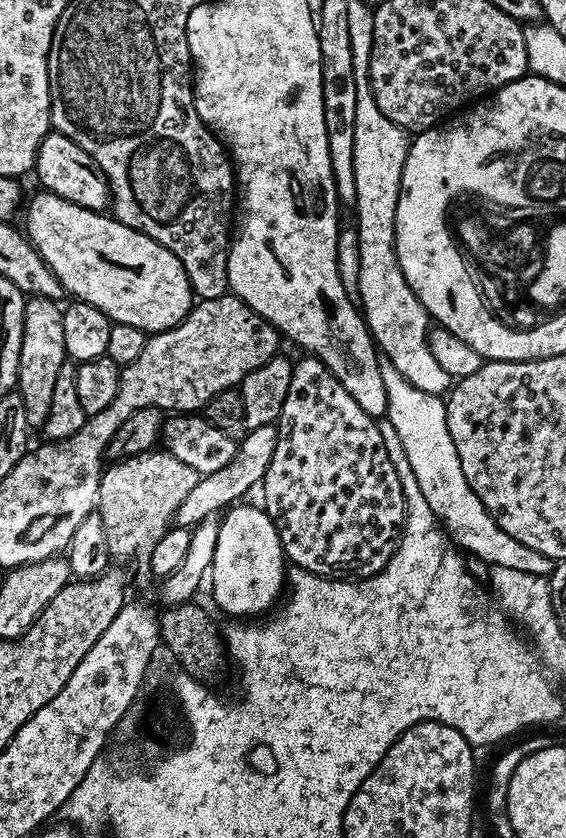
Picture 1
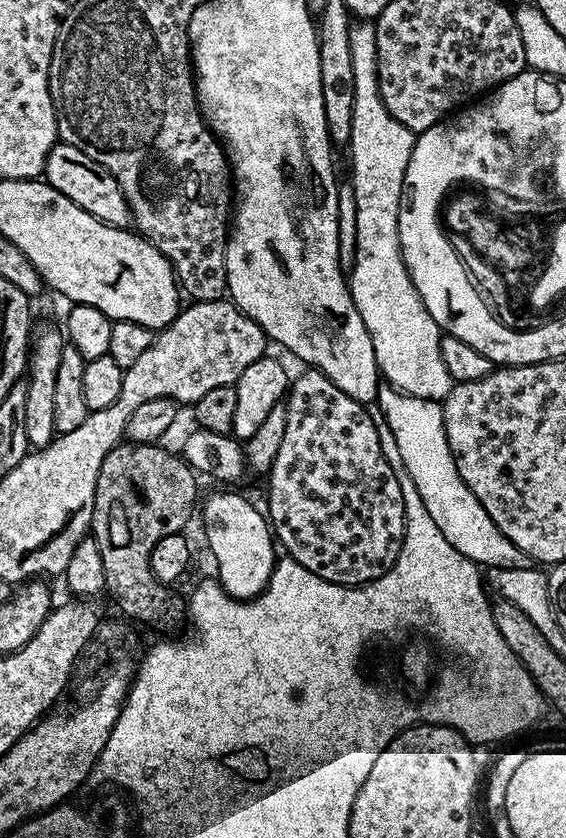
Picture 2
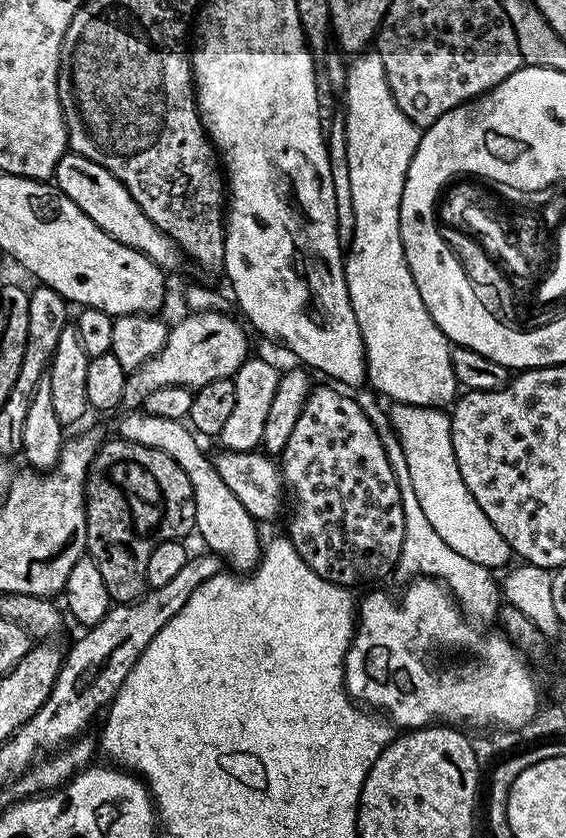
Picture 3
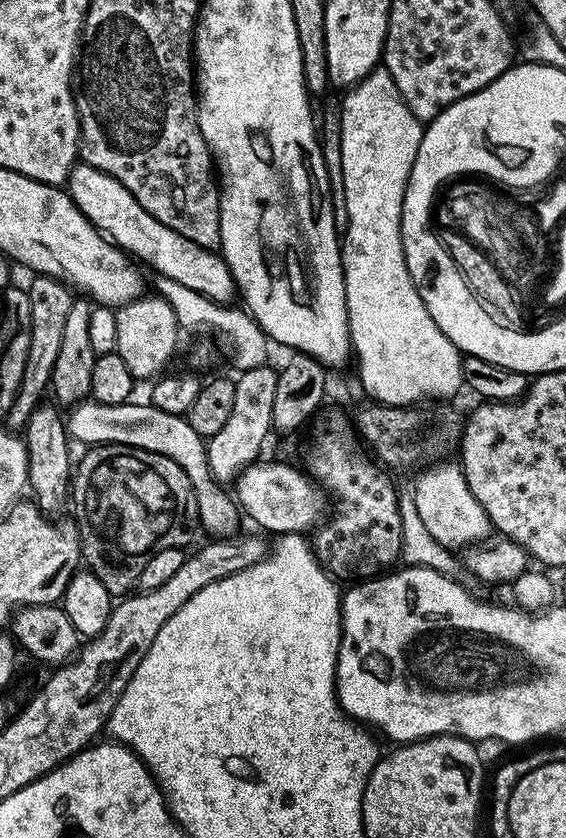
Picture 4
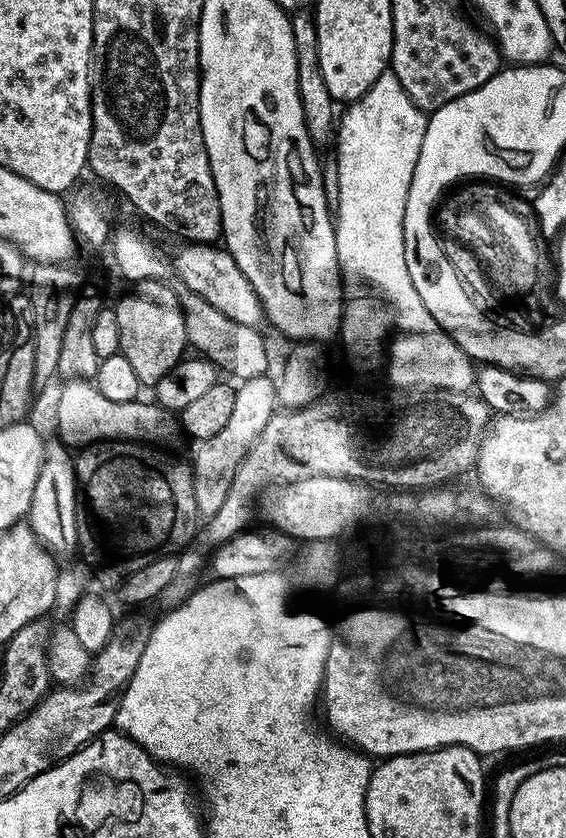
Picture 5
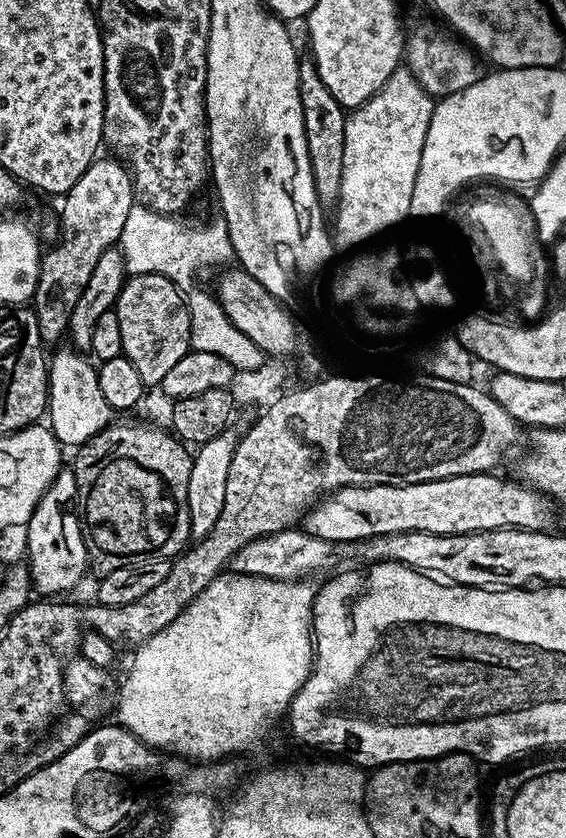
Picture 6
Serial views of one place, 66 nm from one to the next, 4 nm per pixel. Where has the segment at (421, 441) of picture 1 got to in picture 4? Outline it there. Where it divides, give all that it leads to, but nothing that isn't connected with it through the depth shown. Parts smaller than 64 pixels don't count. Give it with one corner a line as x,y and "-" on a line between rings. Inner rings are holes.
437,462
423,469
417,476
420,477
416,480
414,495
418,514
422,514
422,523
426,525
426,530
434,534
434,538
442,547
463,550
469,544
479,544
493,535
490,518
474,498
459,463

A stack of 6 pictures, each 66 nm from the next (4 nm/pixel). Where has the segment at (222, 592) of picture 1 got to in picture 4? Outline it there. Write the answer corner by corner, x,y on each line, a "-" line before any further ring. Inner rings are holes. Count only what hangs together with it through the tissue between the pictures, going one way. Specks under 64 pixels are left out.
81,402
67,413
66,427
68,435
73,441
81,440
84,446
97,444
121,444
131,448
150,450
154,454
162,454
170,458
170,462
178,462
190,478
190,486
196,495
196,509
200,512
199,527
204,528
212,538
228,538
237,531
241,513
238,504
231,495
228,496
223,487
212,479
212,471
208,465
205,437
190,426
190,422
184,416
166,414
166,410
156,408
151,402
136,404
98,404
95,402

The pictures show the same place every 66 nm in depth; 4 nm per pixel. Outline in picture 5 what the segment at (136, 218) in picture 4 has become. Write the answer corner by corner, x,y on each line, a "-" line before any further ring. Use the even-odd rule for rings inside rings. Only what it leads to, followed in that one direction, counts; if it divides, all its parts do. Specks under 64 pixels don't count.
195,242
184,247
188,248
182,249
170,260
175,279
180,279
187,291
210,302
210,306
214,306
218,314
230,318
236,324
259,329
260,323
263,325
266,320
264,307
258,294
254,294
254,286
250,286
250,278
246,278
246,274
238,270
238,262
234,262
227,248
215,243
201,245

